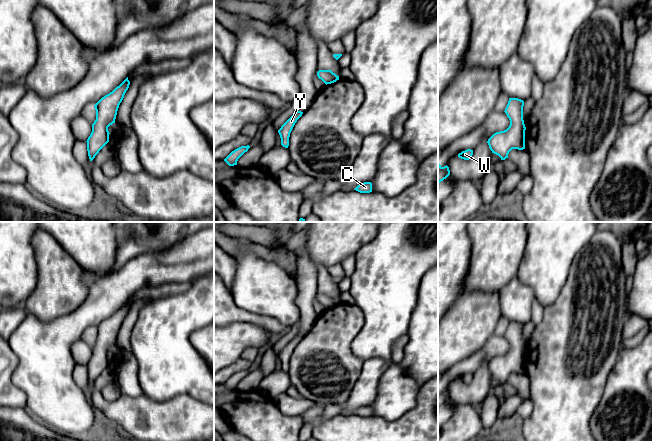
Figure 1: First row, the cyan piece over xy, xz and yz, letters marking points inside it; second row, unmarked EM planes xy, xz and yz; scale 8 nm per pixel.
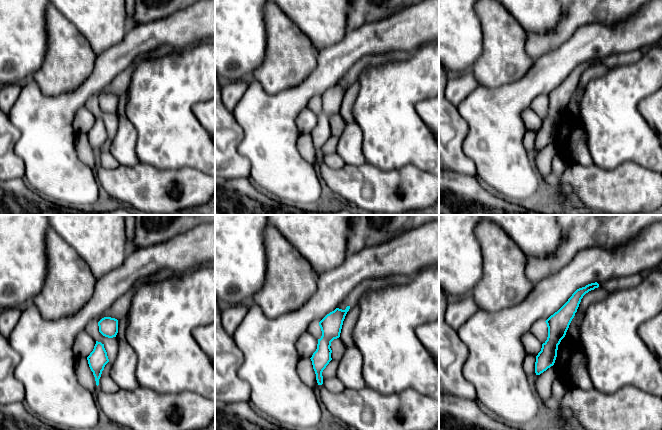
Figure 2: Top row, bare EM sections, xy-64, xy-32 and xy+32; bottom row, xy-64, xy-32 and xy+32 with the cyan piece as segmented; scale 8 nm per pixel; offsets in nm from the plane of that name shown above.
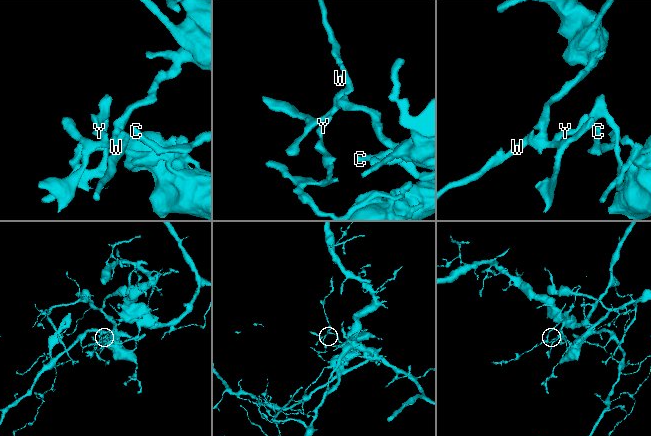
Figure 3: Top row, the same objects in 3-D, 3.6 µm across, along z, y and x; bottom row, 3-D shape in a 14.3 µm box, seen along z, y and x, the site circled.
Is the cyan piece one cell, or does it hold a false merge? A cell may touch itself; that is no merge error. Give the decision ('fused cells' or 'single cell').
fused cells

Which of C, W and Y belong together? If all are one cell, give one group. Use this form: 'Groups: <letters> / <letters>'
Groups: C / W Y

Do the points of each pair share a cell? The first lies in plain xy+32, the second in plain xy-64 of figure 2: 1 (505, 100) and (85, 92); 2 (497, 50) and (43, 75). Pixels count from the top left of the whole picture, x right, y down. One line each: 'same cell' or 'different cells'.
1: same cell
2: same cell

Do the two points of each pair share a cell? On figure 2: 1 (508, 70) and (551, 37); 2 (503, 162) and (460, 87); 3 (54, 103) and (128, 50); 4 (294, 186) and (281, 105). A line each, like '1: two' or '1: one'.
1: two
2: two
3: one
4: one

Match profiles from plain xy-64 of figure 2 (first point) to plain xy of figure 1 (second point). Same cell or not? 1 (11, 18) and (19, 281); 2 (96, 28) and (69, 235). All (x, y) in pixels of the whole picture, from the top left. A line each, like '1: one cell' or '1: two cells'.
1: one cell
2: one cell

